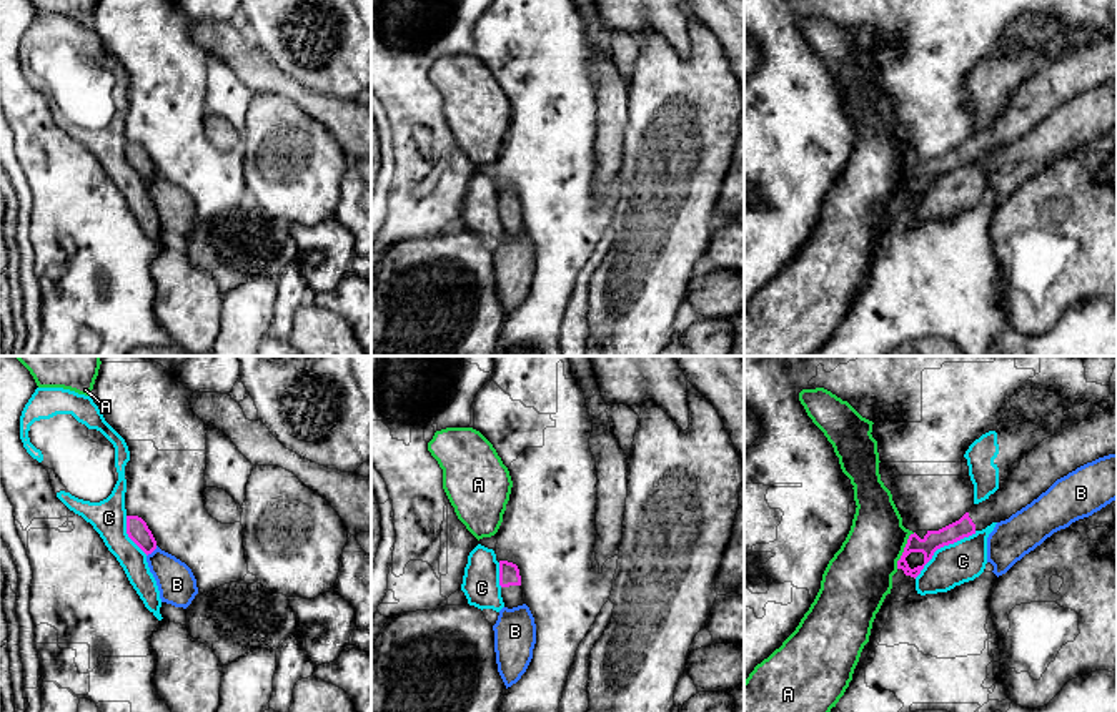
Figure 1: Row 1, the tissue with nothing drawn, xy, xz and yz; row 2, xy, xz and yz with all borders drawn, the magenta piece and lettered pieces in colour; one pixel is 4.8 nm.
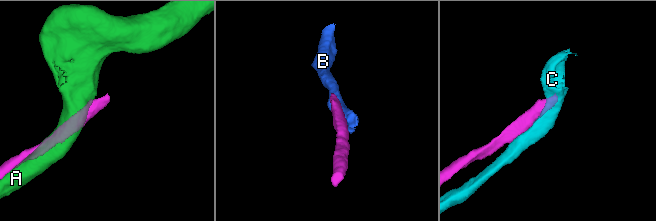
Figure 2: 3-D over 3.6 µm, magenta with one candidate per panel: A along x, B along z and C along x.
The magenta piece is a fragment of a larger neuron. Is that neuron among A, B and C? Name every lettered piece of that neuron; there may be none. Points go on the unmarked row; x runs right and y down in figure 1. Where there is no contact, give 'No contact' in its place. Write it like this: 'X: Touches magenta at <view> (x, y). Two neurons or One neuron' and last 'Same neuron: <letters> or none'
A: Touches magenta at yz (904, 177). Two neurons
B: Touches magenta at xy (152, 178). Two neurons
C: Touches magenta at yz (943, 173). Two neurons
Same neuron: none

